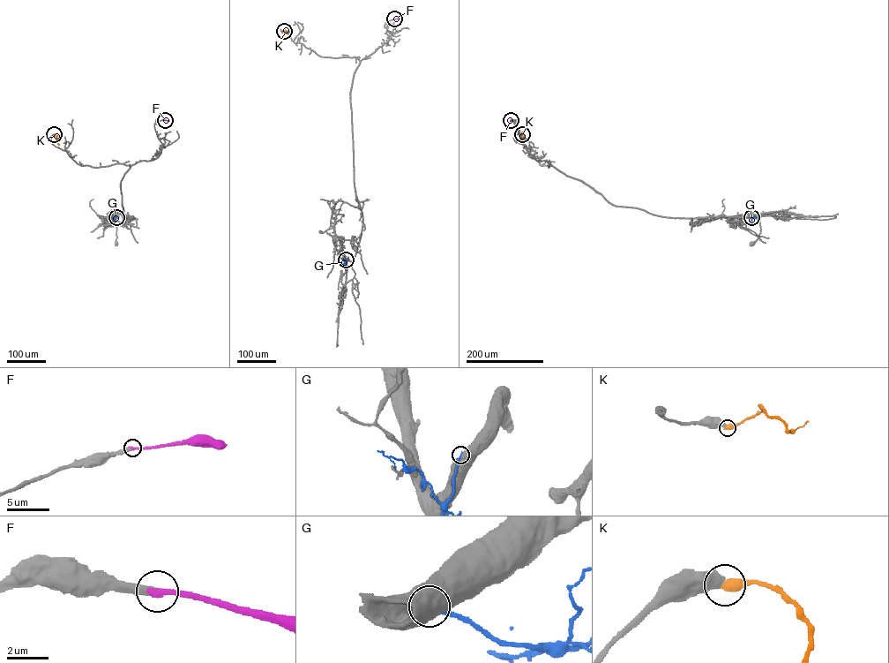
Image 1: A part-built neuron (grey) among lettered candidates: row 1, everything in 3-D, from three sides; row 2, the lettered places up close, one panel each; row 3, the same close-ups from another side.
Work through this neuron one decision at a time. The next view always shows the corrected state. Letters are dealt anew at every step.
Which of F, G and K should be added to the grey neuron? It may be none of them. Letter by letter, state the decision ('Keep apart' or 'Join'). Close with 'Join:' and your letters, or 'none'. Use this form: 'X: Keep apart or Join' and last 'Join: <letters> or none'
F: Join
G: Keep apart
K: Keep apart
Join: F

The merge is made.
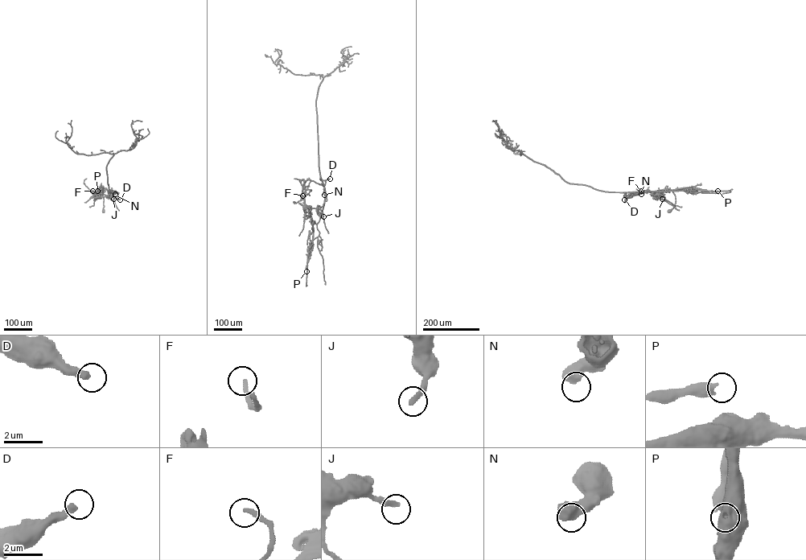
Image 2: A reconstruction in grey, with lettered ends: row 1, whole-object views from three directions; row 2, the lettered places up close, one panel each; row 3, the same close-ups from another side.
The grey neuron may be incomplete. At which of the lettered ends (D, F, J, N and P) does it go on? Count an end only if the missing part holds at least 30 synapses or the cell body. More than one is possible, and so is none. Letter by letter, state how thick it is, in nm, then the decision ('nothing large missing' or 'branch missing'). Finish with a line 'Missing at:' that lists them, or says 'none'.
D: calibre 380 nm; branch missing
F: calibre 200 nm; nothing large missing
J: calibre 280 nm; nothing large missing
N: calibre 650 nm; nothing large missing
P: calibre 440 nm; nothing large missing
Missing at: D

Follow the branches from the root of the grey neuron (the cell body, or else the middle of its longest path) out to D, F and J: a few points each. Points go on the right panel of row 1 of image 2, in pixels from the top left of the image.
D: (669, 211), (676, 201), (672, 191), (667, 191), (669, 188), (668, 191), (632, 191), (624, 199)
F: (669, 211), (676, 201), (672, 190), (641, 191)
J: (669, 211), (674, 207), (675, 195), (667, 191), (669, 188), (660, 191), (658, 196), (662, 199)

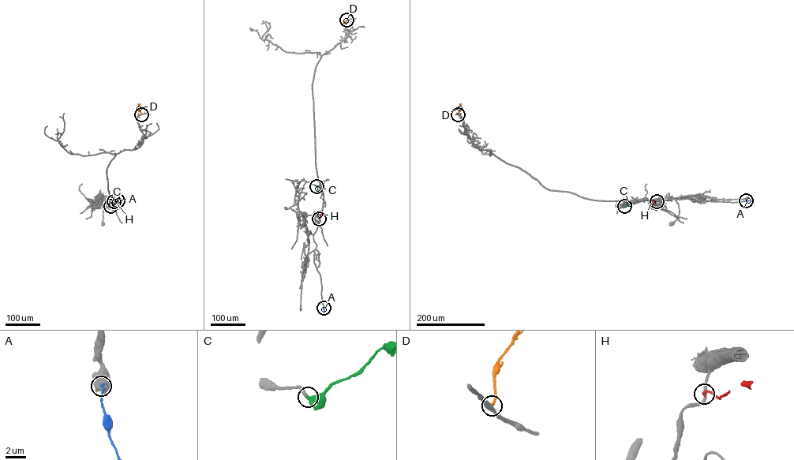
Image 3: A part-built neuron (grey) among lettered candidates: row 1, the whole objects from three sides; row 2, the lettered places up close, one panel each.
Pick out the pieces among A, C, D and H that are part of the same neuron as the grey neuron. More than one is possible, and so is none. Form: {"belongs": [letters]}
{"belongs": ["C"]}

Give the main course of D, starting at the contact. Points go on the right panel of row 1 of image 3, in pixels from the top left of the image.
D: (458, 114), (459, 103)

